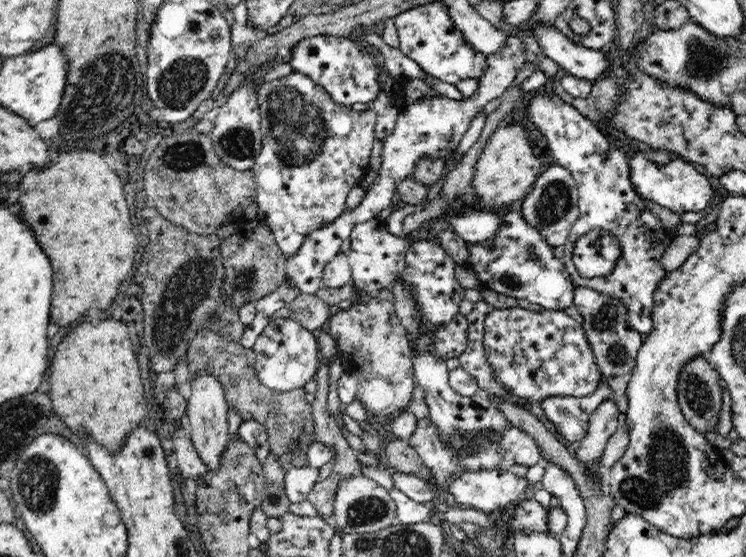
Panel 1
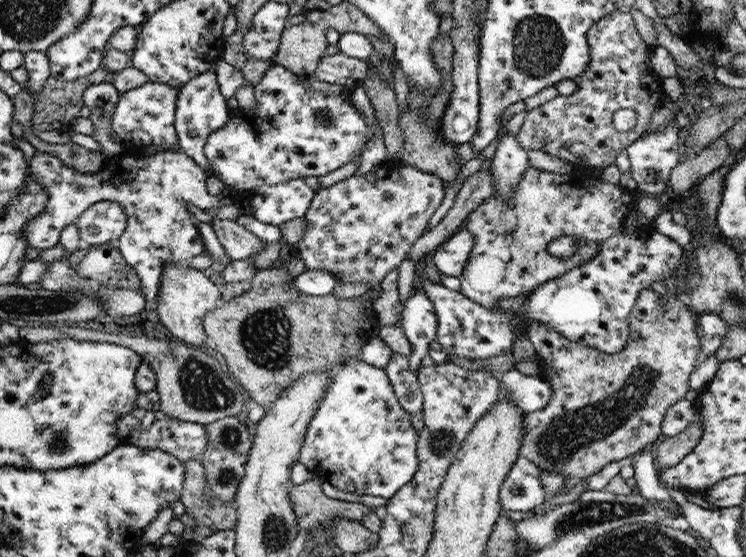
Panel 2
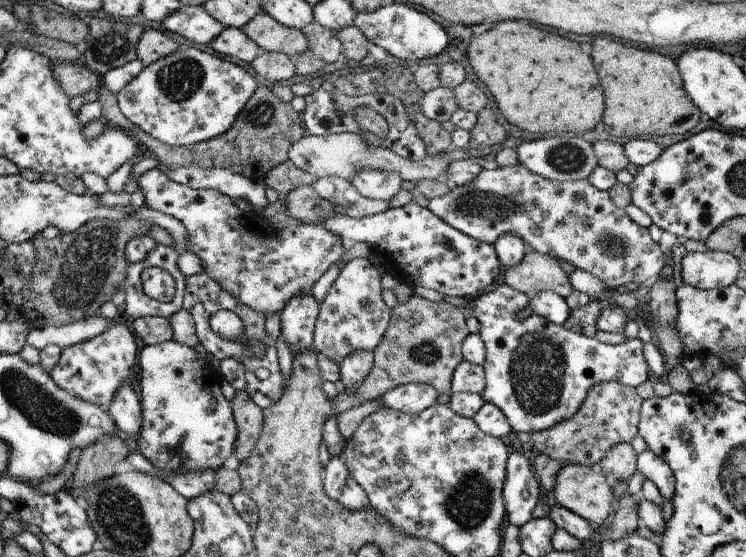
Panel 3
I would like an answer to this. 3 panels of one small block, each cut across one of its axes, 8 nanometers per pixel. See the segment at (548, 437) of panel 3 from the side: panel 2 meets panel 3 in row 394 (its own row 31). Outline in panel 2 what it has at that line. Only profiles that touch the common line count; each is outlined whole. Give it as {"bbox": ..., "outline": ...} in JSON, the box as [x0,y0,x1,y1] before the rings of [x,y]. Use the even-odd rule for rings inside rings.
{"bbox":[516,9,665,170],"outline":[[[620,9],[604,15],[597,23],[594,23],[587,30],[587,43],[589,46],[589,65],[587,69],[574,81],[578,84],[577,91],[568,96],[557,95],[554,99],[538,106],[538,108],[529,109],[528,115],[522,124],[516,141],[522,148],[528,150],[542,150],[560,160],[565,160],[573,164],[581,164],[591,167],[598,167],[600,170],[610,166],[615,162],[618,153],[622,149],[628,148],[639,137],[644,130],[648,129],[652,113],[658,109],[660,102],[665,99],[664,94],[658,93],[658,79],[652,76],[653,73],[647,69],[647,58],[651,49],[640,37],[636,29],[634,18],[630,15],[628,9]],[[621,109],[634,110],[636,114],[636,125],[626,133],[614,129],[613,116]]]}

